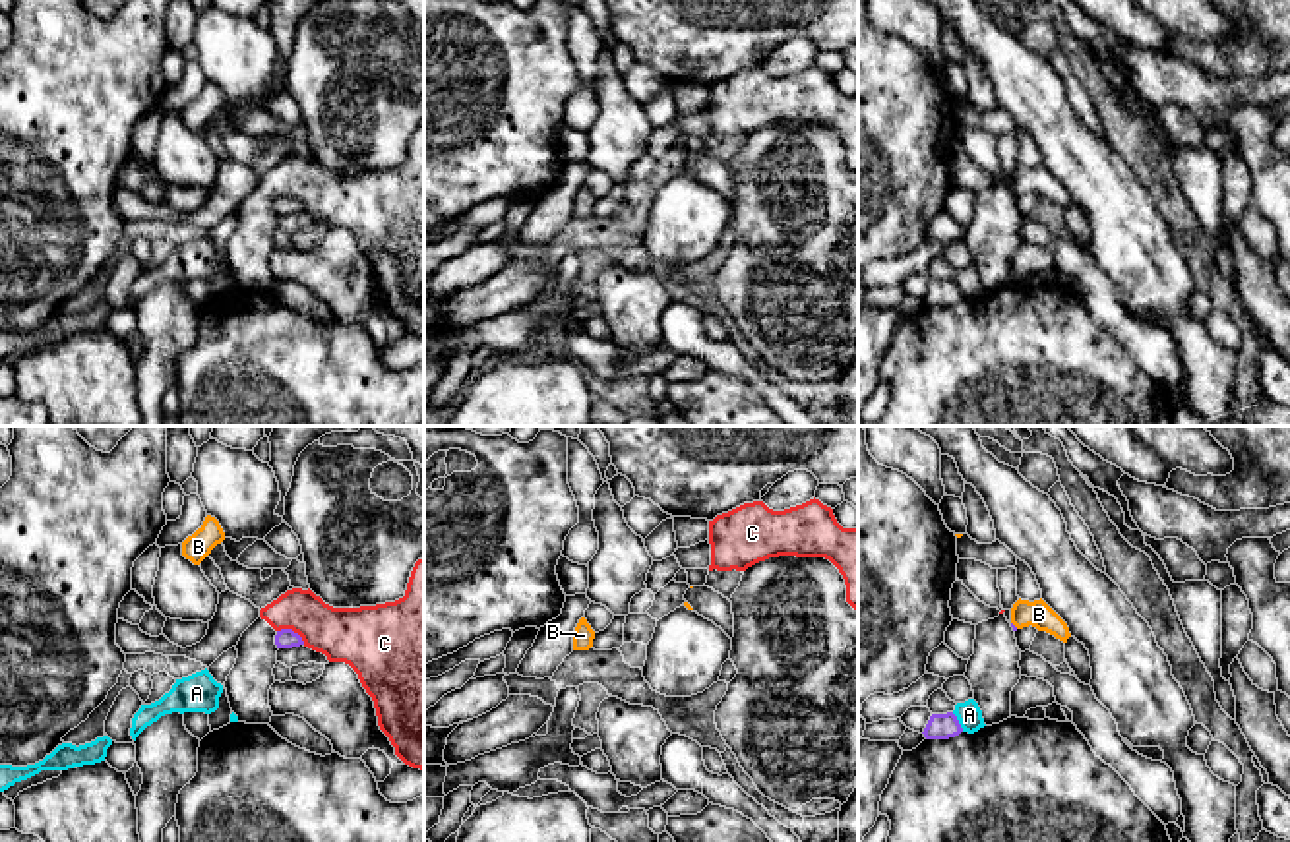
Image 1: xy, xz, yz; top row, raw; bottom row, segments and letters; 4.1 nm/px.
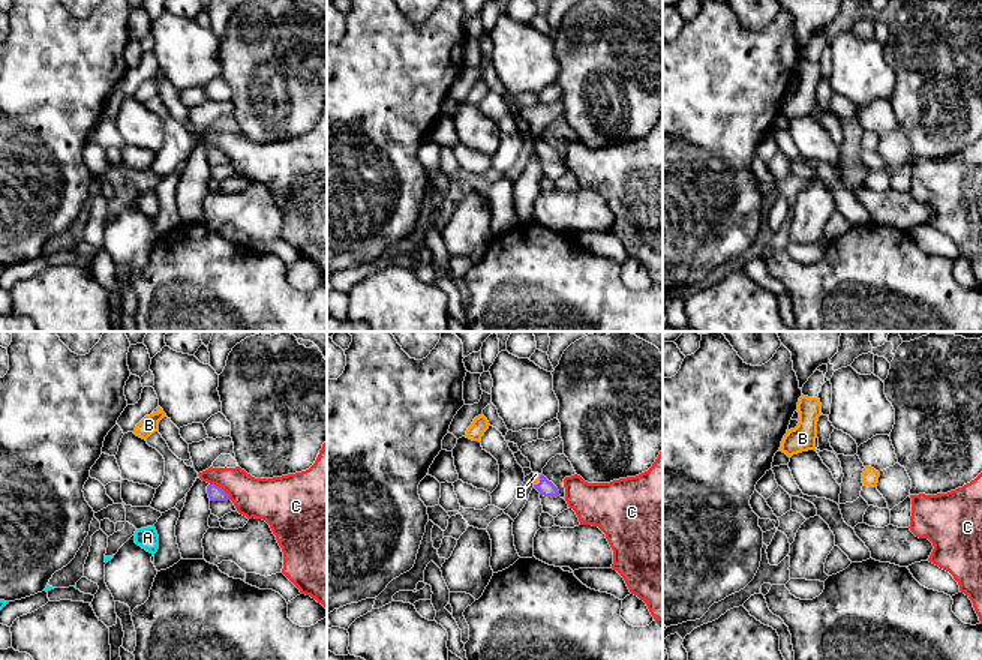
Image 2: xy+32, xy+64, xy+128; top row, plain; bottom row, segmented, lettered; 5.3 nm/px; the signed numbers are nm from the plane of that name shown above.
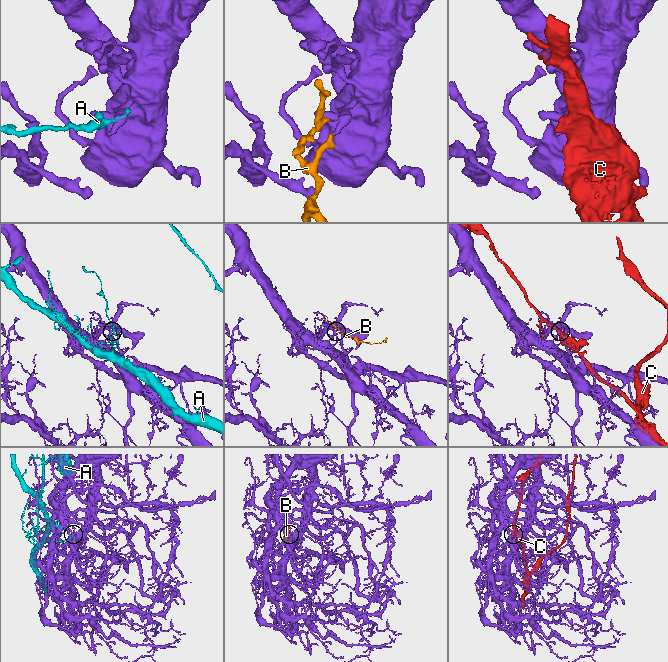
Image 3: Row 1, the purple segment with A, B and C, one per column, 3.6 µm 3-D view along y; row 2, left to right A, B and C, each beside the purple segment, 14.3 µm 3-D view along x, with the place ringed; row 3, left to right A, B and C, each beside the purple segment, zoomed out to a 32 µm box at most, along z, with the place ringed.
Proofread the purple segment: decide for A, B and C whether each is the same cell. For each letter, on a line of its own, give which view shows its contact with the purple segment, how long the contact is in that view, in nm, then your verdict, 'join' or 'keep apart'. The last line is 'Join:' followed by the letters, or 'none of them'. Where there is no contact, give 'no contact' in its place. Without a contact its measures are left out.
A: meets purple in yz; contact 90 nm long; keep apart
B: meets purple in yz; contact 40 nm long; join
C: meets purple in xy; contact 130 nm long; keep apart
Join: B

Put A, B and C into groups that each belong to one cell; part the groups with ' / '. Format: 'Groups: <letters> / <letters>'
Groups: A / B / C

